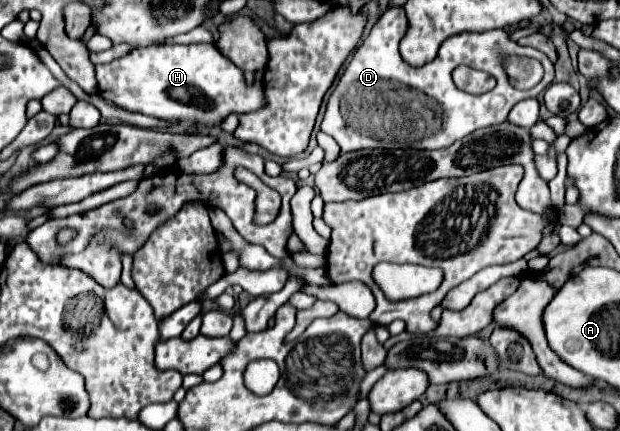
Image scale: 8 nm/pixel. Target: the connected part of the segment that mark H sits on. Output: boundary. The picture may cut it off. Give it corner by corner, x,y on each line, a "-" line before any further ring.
215,44
135,48
109,64
97,64
95,76
97,92
107,102
163,120
219,124
231,112
253,112
263,104
261,84
245,84
243,72
227,60

